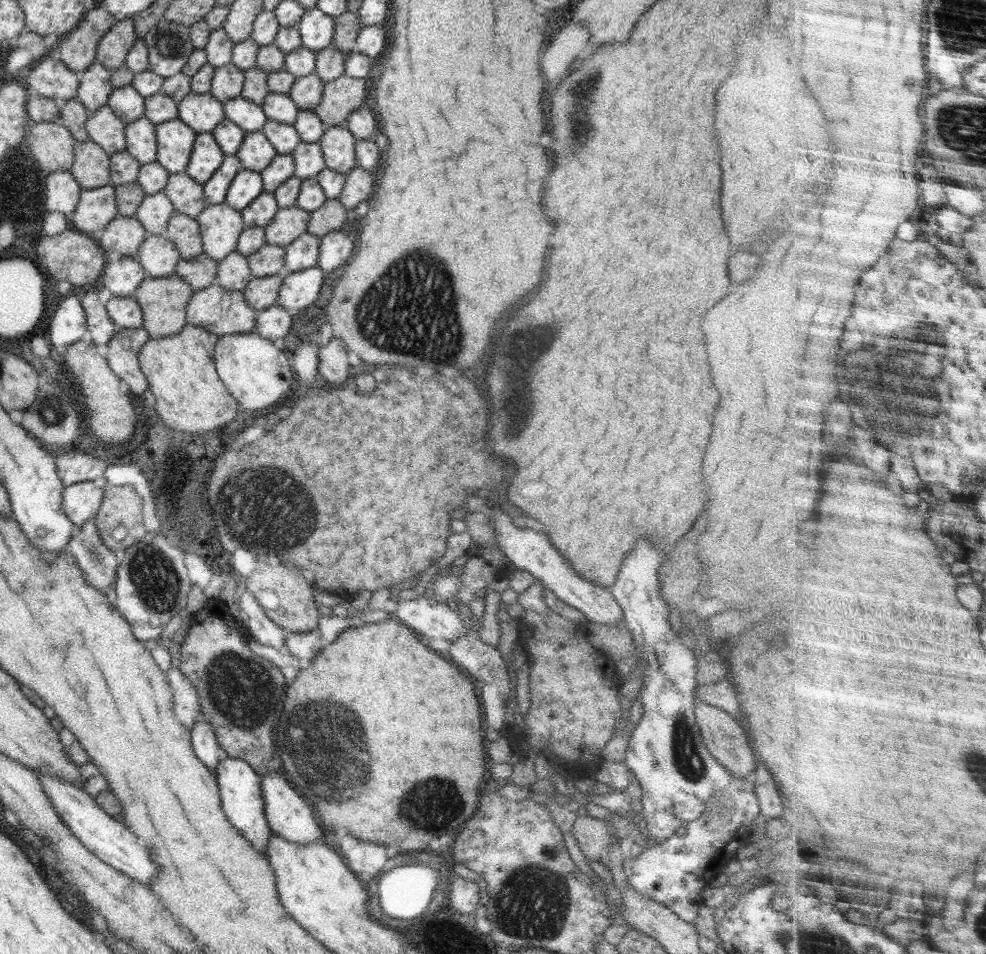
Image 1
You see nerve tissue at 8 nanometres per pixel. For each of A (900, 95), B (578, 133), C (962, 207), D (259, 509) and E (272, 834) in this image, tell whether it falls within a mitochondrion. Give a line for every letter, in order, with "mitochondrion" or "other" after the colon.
A: other
B: mitochondrion
C: other
D: mitochondrion
E: other

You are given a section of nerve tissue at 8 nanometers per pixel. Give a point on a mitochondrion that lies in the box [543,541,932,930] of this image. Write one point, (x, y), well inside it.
(688, 761)

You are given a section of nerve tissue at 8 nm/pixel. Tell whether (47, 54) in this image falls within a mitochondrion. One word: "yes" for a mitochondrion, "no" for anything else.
no

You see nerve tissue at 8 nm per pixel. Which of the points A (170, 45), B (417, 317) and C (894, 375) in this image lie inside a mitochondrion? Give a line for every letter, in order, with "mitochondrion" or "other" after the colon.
A: mitochondrion
B: mitochondrion
C: mitochondrion

